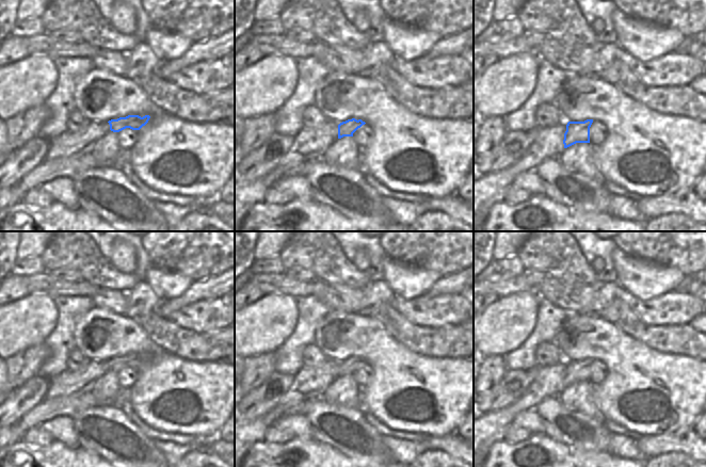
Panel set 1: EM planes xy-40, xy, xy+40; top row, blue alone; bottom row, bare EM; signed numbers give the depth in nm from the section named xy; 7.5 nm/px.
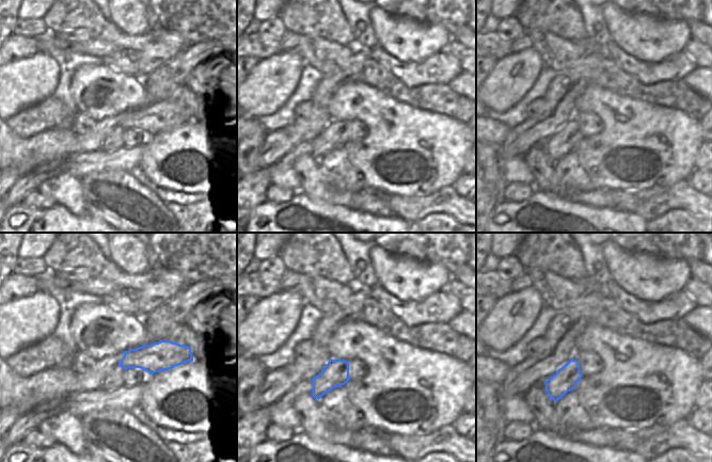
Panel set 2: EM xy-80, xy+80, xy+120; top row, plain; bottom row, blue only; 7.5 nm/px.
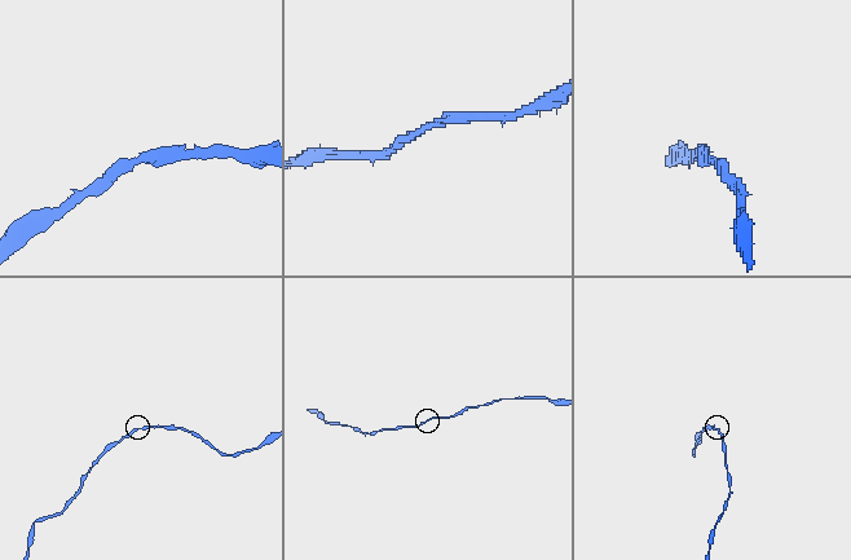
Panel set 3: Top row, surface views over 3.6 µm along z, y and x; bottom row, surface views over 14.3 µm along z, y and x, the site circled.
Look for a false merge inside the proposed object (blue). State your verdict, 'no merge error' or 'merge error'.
no merge error

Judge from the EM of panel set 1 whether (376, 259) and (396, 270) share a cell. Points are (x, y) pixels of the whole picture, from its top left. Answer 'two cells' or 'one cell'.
two cells

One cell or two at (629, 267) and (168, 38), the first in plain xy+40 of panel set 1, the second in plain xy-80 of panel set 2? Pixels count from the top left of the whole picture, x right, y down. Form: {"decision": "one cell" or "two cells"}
{"decision": "one cell"}

